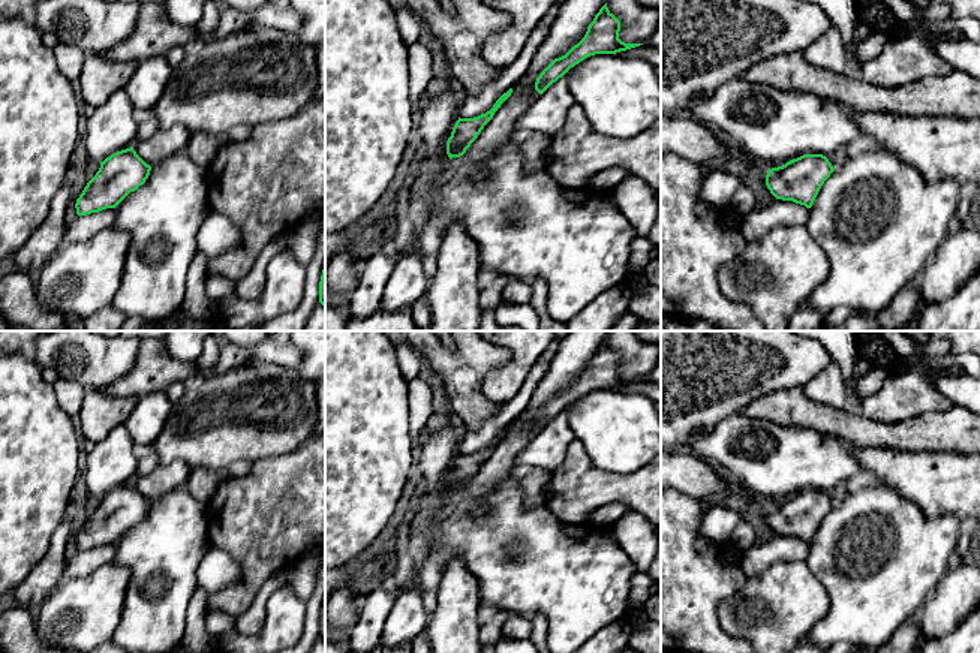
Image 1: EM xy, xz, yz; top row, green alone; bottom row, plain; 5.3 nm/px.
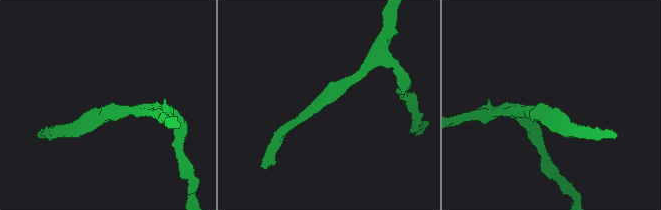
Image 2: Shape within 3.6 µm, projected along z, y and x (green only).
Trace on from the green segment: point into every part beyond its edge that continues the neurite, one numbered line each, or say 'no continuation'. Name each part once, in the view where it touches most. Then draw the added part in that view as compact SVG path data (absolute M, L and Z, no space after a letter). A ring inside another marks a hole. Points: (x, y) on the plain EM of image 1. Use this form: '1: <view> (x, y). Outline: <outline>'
no continuation

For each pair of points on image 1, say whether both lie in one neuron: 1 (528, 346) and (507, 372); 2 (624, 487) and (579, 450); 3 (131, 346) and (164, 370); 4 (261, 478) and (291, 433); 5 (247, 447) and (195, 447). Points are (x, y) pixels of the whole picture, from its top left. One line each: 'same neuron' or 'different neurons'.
1: same neuron
2: same neuron
3: different neurons
4: different neurons
5: same neuron

